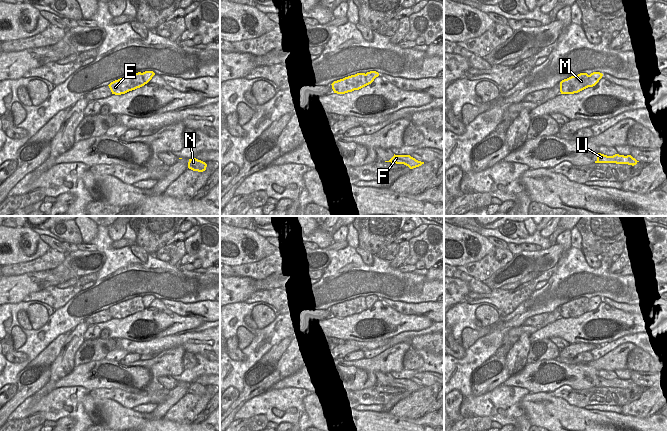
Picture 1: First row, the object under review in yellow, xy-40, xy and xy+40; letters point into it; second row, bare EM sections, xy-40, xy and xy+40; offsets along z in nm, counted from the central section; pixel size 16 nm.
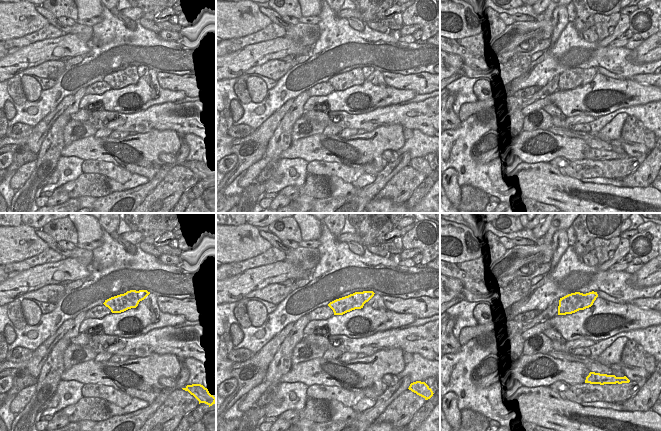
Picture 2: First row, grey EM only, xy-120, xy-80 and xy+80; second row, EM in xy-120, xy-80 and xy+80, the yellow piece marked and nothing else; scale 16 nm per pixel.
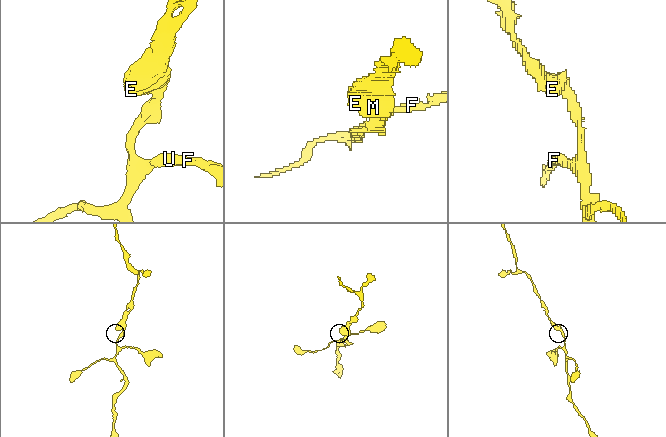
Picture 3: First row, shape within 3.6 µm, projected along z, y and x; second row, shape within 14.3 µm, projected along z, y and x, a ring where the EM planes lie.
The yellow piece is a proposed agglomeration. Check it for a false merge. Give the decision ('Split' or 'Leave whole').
Leave whole.

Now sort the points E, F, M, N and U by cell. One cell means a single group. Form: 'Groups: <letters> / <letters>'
Groups: E F M N U.

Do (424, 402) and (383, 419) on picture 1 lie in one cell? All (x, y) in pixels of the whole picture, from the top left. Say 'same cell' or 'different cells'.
different cells

